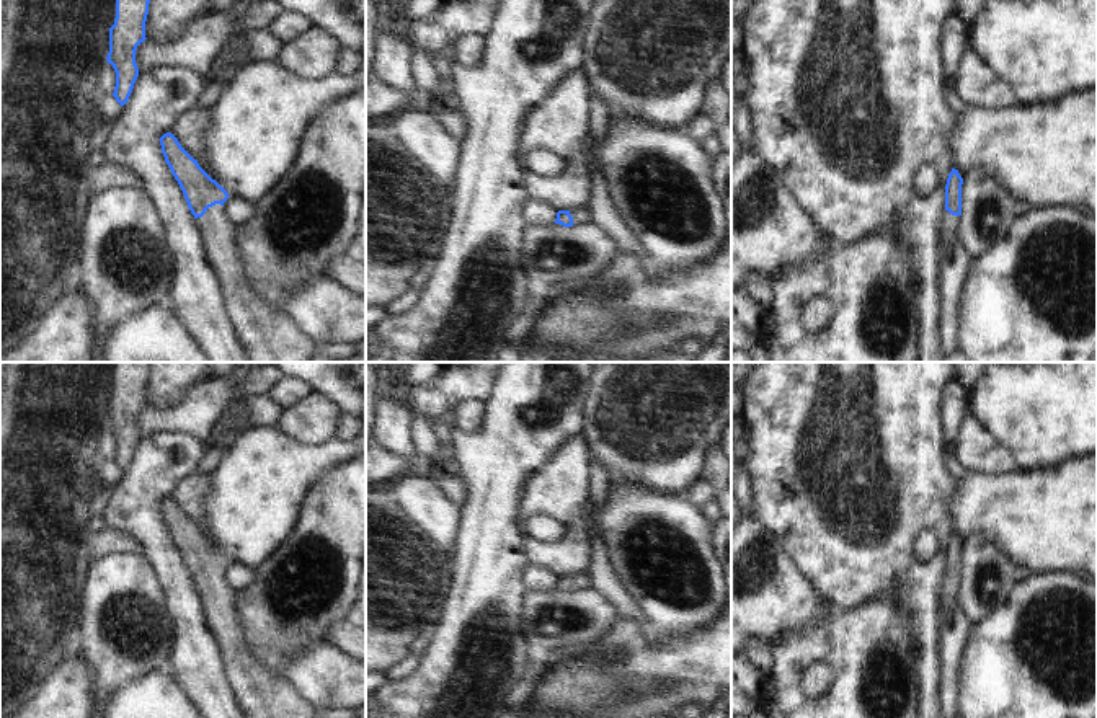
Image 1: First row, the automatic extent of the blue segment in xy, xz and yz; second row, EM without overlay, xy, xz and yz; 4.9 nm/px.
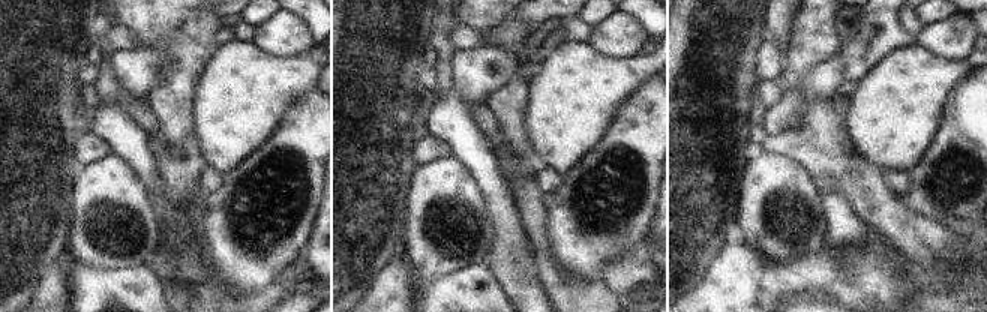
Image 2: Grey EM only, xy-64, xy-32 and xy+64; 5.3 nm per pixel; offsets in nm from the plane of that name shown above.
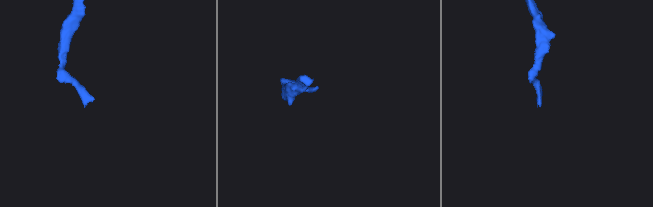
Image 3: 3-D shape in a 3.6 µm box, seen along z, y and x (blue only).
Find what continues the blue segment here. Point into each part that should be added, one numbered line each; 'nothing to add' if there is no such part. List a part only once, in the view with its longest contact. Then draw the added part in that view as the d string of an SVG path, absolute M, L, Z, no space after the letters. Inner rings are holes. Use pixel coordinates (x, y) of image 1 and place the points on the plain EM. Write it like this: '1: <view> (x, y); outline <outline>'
1: xy (258, 692); outline M215 570L196 584L227 687L243 718L320 718L289 680L263 667L248 651L237 622L233 591Z

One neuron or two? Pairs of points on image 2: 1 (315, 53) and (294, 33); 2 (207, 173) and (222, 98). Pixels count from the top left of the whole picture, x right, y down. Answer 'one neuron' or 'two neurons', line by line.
1: two neurons
2: two neurons

